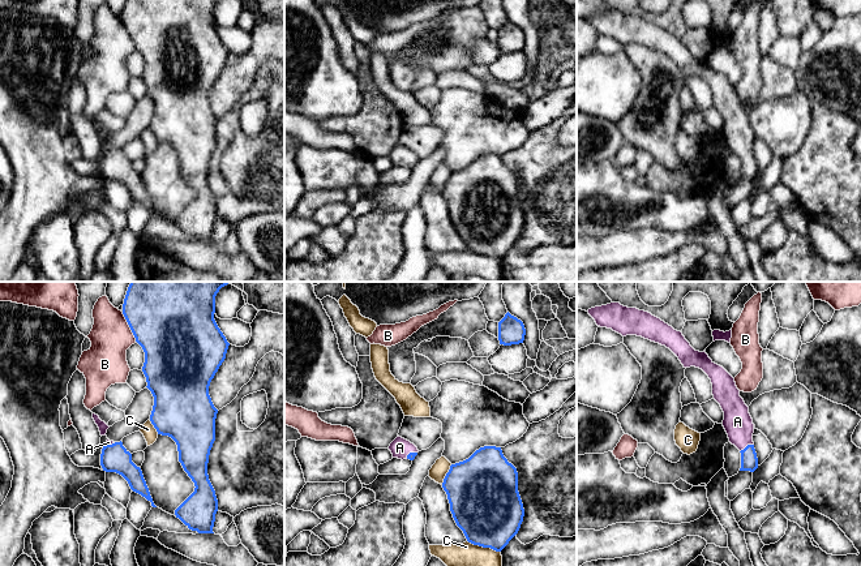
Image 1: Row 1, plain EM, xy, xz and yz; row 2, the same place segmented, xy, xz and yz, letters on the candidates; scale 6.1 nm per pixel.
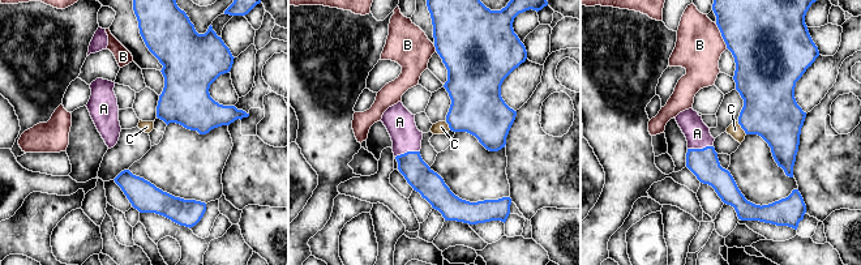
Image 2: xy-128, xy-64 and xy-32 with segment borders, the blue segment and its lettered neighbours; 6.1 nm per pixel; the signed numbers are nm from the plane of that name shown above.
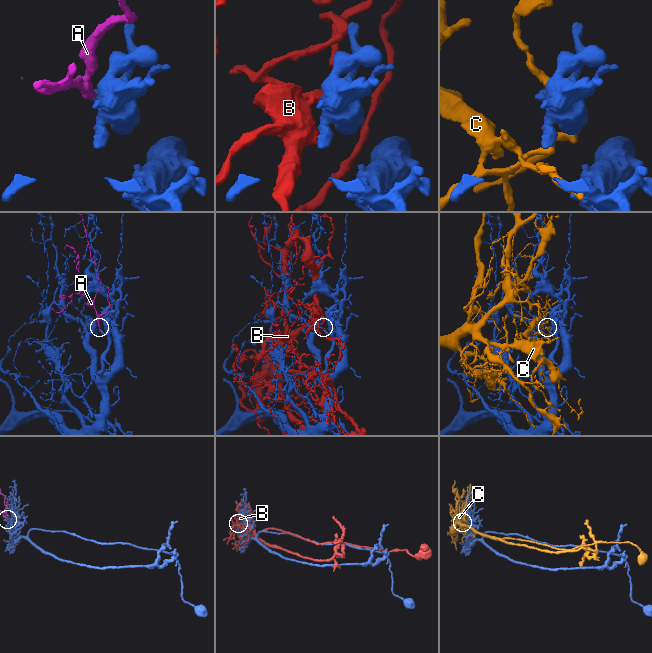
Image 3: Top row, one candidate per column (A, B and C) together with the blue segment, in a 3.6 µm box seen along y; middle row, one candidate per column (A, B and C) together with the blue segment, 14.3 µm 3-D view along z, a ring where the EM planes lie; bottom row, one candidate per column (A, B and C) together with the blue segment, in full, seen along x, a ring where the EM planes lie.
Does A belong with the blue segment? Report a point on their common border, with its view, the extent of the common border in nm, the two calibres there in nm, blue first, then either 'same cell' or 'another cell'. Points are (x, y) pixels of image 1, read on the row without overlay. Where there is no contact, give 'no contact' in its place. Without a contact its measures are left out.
contact yz (746, 154); length 100 nm; calibres 110 and 180 nm; same cell

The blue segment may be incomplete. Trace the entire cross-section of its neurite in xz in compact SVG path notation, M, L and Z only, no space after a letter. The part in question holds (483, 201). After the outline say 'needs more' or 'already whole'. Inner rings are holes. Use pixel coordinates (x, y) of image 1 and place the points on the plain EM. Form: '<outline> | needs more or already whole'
M480 155L468 167L451 172L442 196L453 226L468 250L501 260L518 241L524 224L518 180L504 164L501 155Z | already whole

